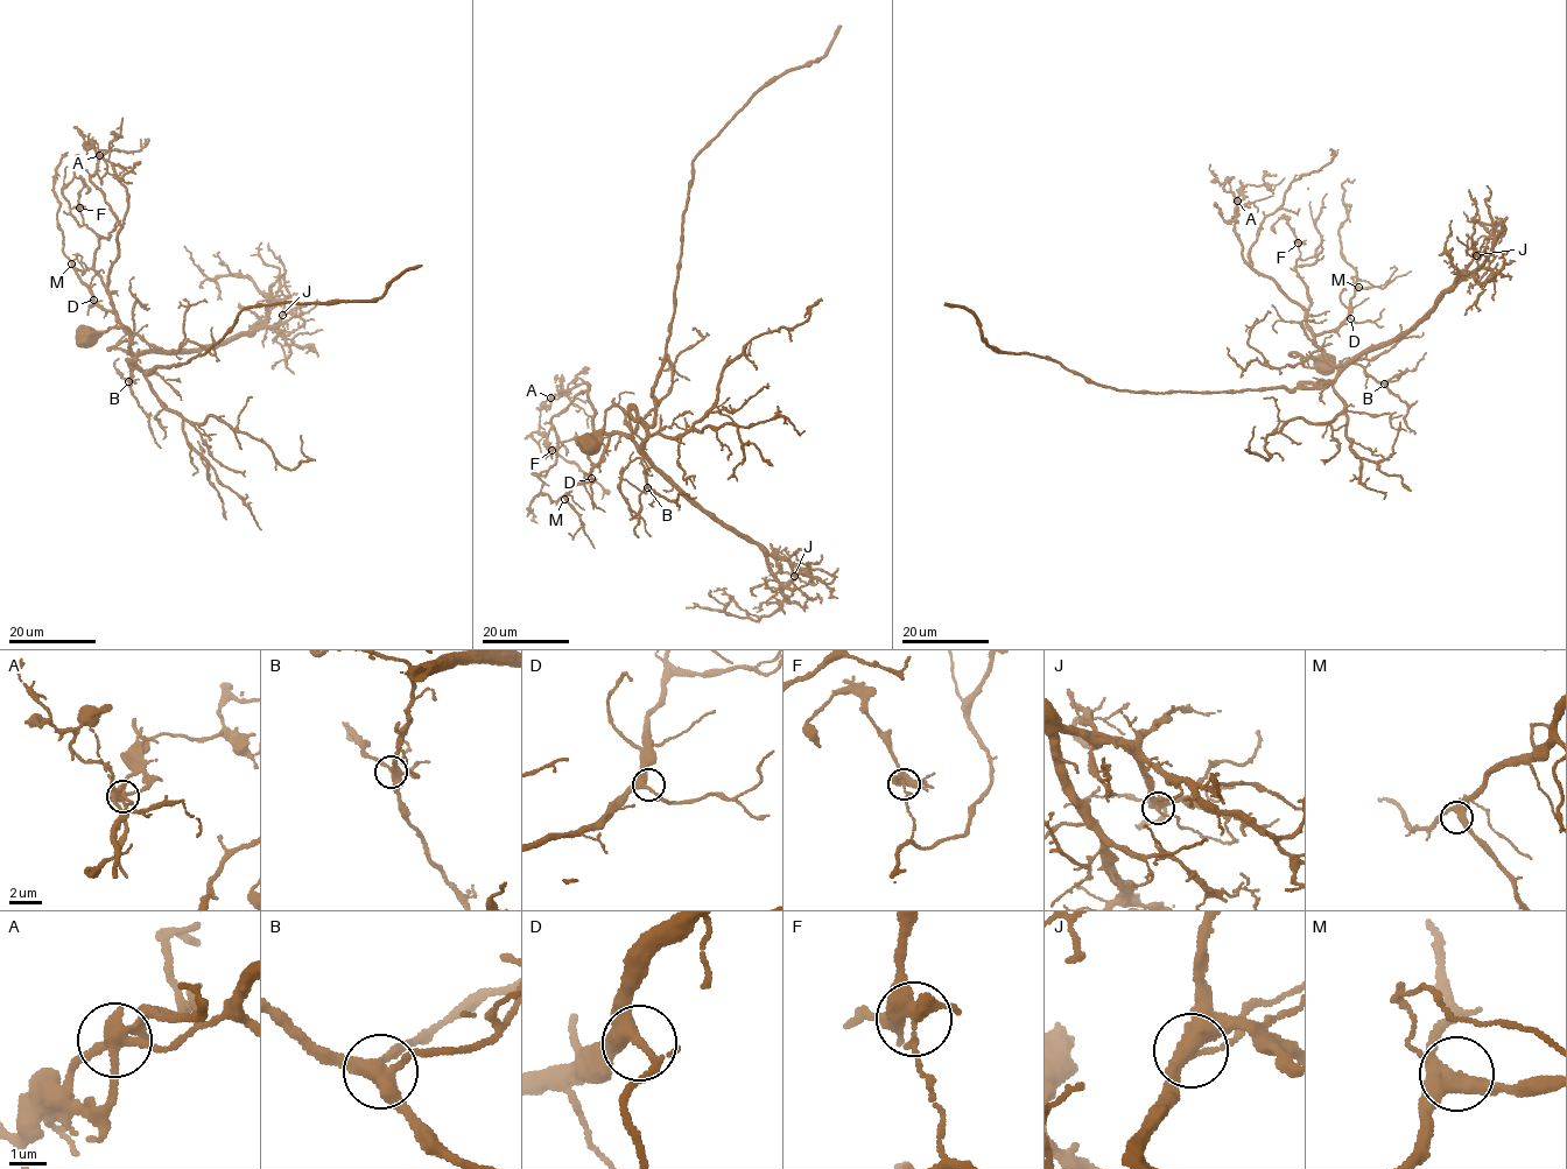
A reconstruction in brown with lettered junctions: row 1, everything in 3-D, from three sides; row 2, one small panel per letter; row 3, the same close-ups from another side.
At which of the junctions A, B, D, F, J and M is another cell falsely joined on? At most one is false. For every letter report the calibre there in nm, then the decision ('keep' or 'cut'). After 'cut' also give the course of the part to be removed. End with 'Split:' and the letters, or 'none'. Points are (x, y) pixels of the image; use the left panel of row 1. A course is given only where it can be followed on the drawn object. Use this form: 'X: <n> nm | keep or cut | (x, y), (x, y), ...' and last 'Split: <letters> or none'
A: 320 nm | cut | (99, 155), (90, 140), (84, 142), (85, 149), (82, 145), (85, 140)
B: 360 nm | keep
D: 320 nm | keep
F: 380 nm | keep
J: 360 nm | keep
M: 400 nm | keep
Split: A

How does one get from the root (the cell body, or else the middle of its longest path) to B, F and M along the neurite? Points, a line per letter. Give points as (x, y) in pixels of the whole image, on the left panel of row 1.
B: (88, 337), (110, 328), (127, 328), (133, 339), (127, 354), (134, 354), (128, 381)
F: (88, 337), (124, 326), (133, 339), (127, 354), (128, 333), (93, 267), (99, 239), (83, 223), (81, 208)
M: (88, 337), (124, 326), (133, 339), (127, 354), (130, 340), (117, 315), (95, 301), (91, 289), (71, 263)

